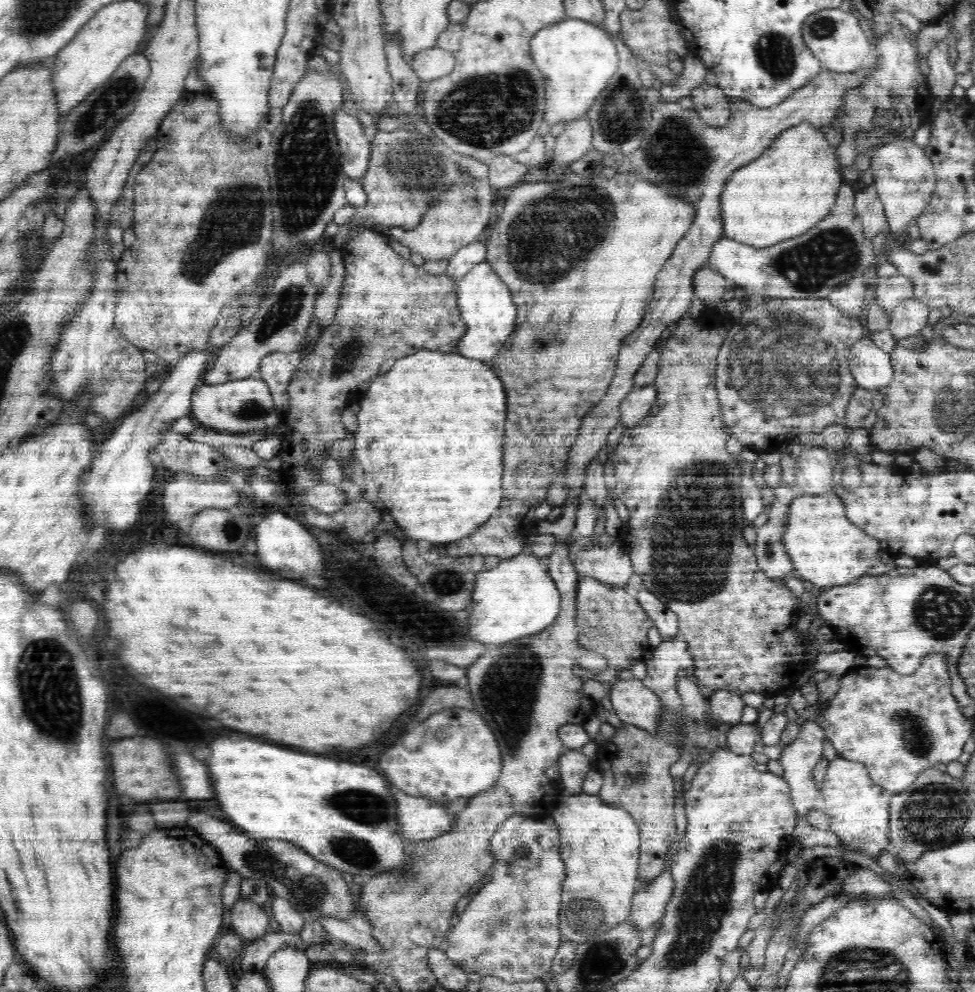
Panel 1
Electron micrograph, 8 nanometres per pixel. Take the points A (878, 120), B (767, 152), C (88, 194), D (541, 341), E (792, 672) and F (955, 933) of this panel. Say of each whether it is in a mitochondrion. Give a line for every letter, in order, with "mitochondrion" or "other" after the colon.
A: mitochondrion
B: other
C: other
D: mitochondrion
E: other
F: other

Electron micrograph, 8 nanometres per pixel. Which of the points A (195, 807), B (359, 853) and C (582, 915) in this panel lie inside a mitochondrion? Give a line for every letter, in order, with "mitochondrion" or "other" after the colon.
A: other
B: mitochondrion
C: mitochondrion

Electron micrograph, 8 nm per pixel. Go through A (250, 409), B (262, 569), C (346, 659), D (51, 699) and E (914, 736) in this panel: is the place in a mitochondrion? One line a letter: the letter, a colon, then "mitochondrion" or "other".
A: mitochondrion
B: other
C: other
D: mitochondrion
E: mitochondrion

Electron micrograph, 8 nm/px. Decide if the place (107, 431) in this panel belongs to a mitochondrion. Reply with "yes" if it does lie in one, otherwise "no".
no

